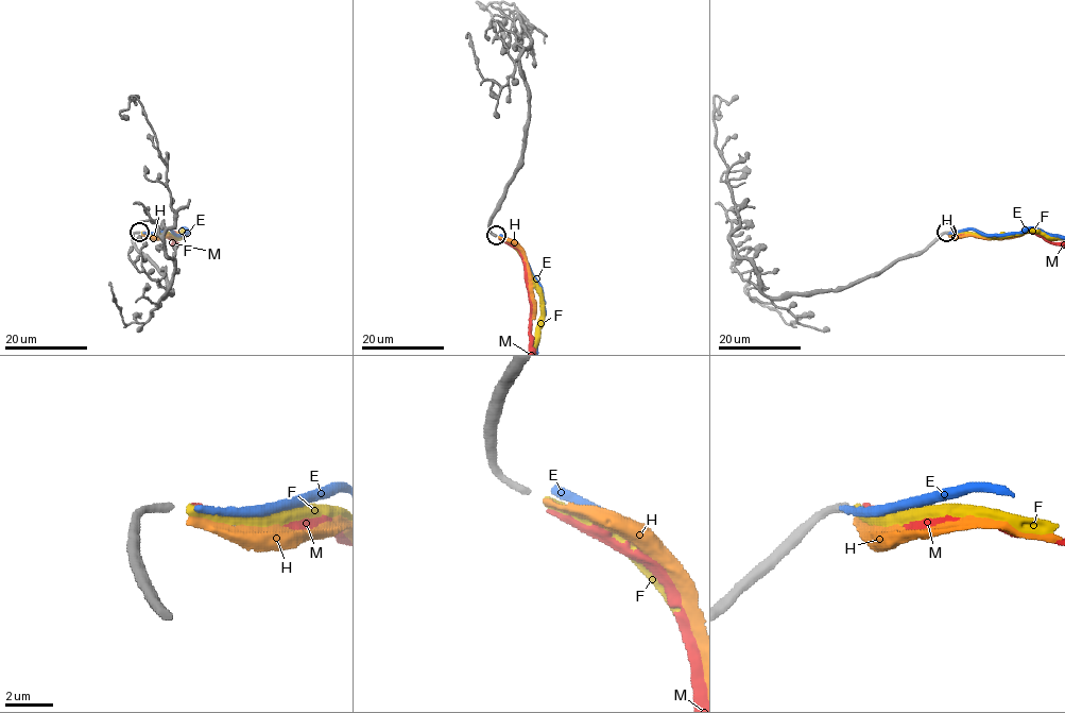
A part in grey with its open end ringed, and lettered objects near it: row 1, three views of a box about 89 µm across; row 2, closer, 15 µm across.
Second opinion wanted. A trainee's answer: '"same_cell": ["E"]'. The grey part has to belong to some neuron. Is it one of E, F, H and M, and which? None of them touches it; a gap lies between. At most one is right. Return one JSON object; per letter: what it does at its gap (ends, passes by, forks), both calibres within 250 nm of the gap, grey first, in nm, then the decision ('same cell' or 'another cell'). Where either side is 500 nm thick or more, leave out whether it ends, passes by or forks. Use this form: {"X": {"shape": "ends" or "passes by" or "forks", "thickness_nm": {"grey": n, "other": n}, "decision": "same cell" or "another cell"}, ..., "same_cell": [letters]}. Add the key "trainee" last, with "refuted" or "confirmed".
{"E": {"shape": "ends", "thickness_nm": {"grey": 300, "other": 360}, "decision": "same cell"}, "F": {"shape": "ends", "thickness_nm": {"grey": 300, "other": 380}, "decision": "another cell"}, "H": {"shape": "ends", "thickness_nm": {"grey": 300, "other": 320}, "decision": "another cell"}, "M": {"shape": "ends", "thickness_nm": {"grey": 300, "other": 300}, "decision": "another cell"}, "same_cell": ["E"], "trainee": "confirmed"}

